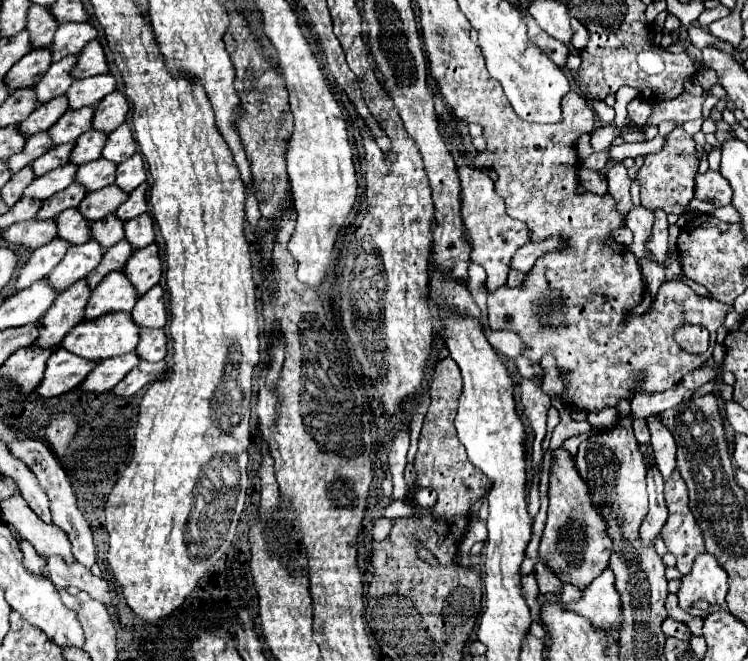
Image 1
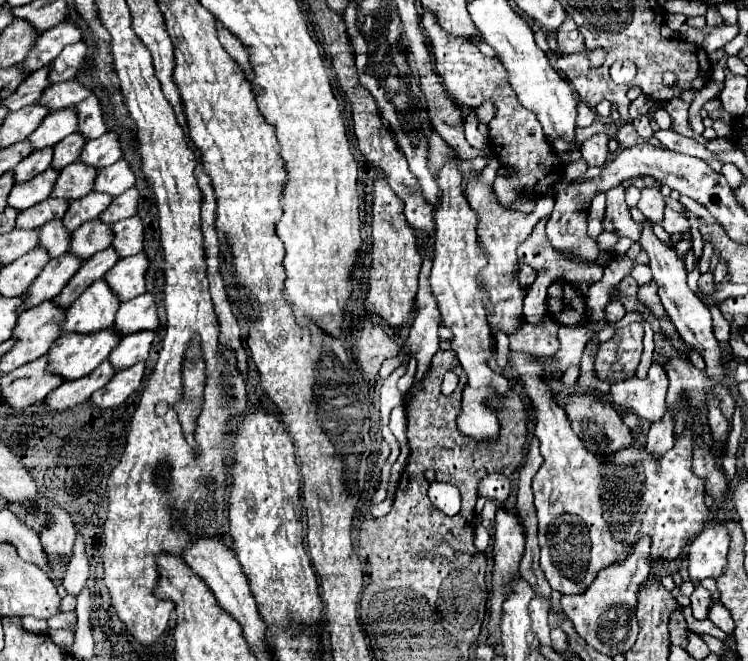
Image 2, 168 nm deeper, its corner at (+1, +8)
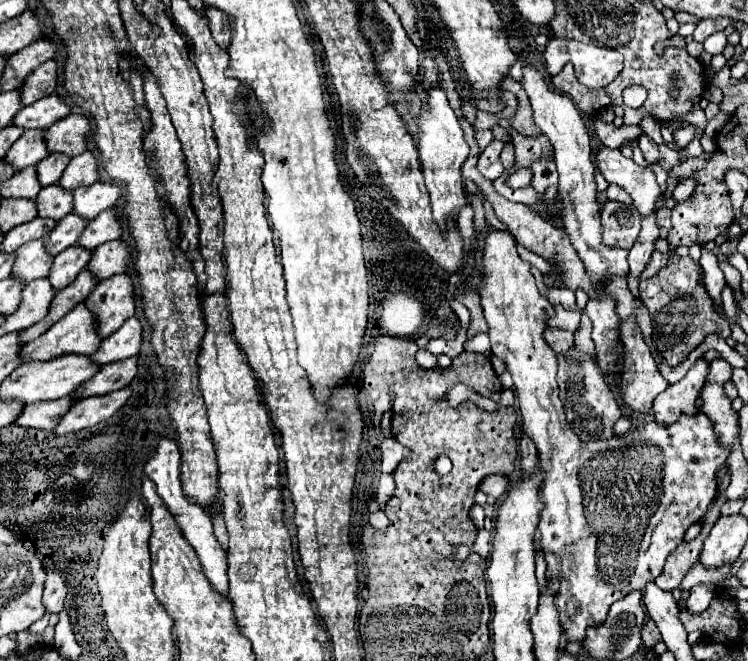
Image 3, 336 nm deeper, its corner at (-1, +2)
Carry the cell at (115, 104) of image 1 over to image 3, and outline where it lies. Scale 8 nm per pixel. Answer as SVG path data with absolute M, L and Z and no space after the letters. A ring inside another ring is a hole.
M72 113L72 115L56 121L52 127L48 127L46 145L50 151L68 153L70 157L76 157L86 151L88 131L90 131L88 117Z

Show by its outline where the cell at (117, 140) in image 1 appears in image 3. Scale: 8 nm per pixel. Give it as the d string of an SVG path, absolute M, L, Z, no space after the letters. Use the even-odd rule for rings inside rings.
M86 151L82 155L76 155L68 163L68 167L66 167L66 171L64 171L62 179L60 179L60 185L64 189L78 189L82 185L92 185L98 179L100 179L98 161L96 161L92 151Z

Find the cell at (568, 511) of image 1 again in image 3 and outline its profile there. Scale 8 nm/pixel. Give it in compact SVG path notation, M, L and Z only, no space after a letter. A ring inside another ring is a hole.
M488 229L486 239L484 239L484 255L482 255L482 279L478 285L478 293L482 299L482 309L484 309L484 317L488 323L488 335L490 335L490 343L492 343L492 353L504 361L506 369L512 373L514 385L516 385L516 393L518 393L518 407L524 419L524 433L534 441L536 449L538 449L538 457L540 457L540 471L544 475L542 485L540 485L540 499L544 503L544 509L540 511L540 547L544 551L546 557L546 577L548 579L560 579L560 591L556 593L556 609L560 613L560 623L568 633L568 641L582 641L586 635L586 629L592 625L600 625L606 619L606 613L610 609L610 605L618 599L622 599L624 595L628 595L632 589L644 589L648 583L652 583L664 569L664 563L668 559L668 555L682 543L686 529L700 521L706 513L708 503L716 497L716 471L718 467L724 465L728 451L724 451L722 447L718 447L716 443L716 435L712 431L712 421L704 415L680 415L680 419L674 425L660 425L656 421L650 423L642 423L636 429L628 431L622 437L614 437L608 441L592 441L592 443L584 443L576 437L576 433L572 433L572 429L568 427L568 421L564 417L564 407L562 401L558 397L558 383L556 383L556 369L558 369L558 361L554 351L548 347L548 343L542 339L542 331L548 327L548 319L554 315L554 307L548 299L544 299L534 283L534 277L530 273L530 263L522 261L518 251L516 251L516 239L508 229Z

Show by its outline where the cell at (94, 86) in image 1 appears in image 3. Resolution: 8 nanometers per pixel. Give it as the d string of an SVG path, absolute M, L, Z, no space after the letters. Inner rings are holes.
M50 95L50 97L38 99L32 105L22 107L20 113L16 113L12 123L26 129L46 129L52 123L64 119L68 113L70 113L70 107L58 95Z

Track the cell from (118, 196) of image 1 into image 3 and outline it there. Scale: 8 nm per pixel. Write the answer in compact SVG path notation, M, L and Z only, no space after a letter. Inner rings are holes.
M66 215L60 219L56 229L46 237L46 249L50 255L58 255L60 251L68 249L70 245L76 245L76 239L80 237L80 231L84 231L86 223L80 219L80 215Z

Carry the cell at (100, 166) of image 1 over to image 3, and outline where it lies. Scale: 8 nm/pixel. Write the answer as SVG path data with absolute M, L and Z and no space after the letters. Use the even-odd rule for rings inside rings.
M58 183L42 187L40 195L36 197L38 215L52 217L60 221L64 215L72 213L72 191L64 191Z

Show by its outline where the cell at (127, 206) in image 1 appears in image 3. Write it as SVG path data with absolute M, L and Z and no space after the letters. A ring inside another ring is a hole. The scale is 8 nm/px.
M108 209L108 211L102 211L96 219L92 219L92 223L86 225L84 233L78 239L78 245L86 249L96 249L98 245L118 239L120 235L122 235L122 225L118 219L118 211Z

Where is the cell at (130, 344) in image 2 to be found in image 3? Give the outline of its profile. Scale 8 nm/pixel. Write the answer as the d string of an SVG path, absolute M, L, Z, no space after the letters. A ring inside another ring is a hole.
M128 357L126 361L106 363L92 379L88 379L80 389L72 393L72 397L90 397L90 395L106 395L120 387L126 387L138 373L138 357Z

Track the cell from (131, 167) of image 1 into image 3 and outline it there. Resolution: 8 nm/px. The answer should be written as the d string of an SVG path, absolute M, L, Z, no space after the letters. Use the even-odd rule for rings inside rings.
M94 183L88 187L78 187L74 191L74 213L94 219L104 209L114 207L120 201L122 187L116 187L116 183Z

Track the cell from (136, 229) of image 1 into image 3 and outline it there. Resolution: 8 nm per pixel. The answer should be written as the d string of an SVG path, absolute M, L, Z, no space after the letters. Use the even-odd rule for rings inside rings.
M116 239L96 247L88 263L88 269L100 279L108 279L112 275L128 271L130 265L132 265L132 247L128 247L128 241Z

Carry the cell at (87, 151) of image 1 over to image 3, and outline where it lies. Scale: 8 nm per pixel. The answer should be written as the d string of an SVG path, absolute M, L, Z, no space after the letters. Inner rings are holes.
M48 155L44 161L38 163L38 181L42 187L58 183L60 175L64 173L64 167L68 167L66 163L70 161L68 155Z

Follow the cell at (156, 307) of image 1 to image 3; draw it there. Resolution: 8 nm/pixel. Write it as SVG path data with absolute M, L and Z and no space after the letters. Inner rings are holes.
M130 317L120 329L116 329L112 335L108 335L108 339L102 341L100 349L92 355L92 359L96 359L96 363L100 365L128 359L138 353L140 339L142 339L142 323L138 321L138 317Z

